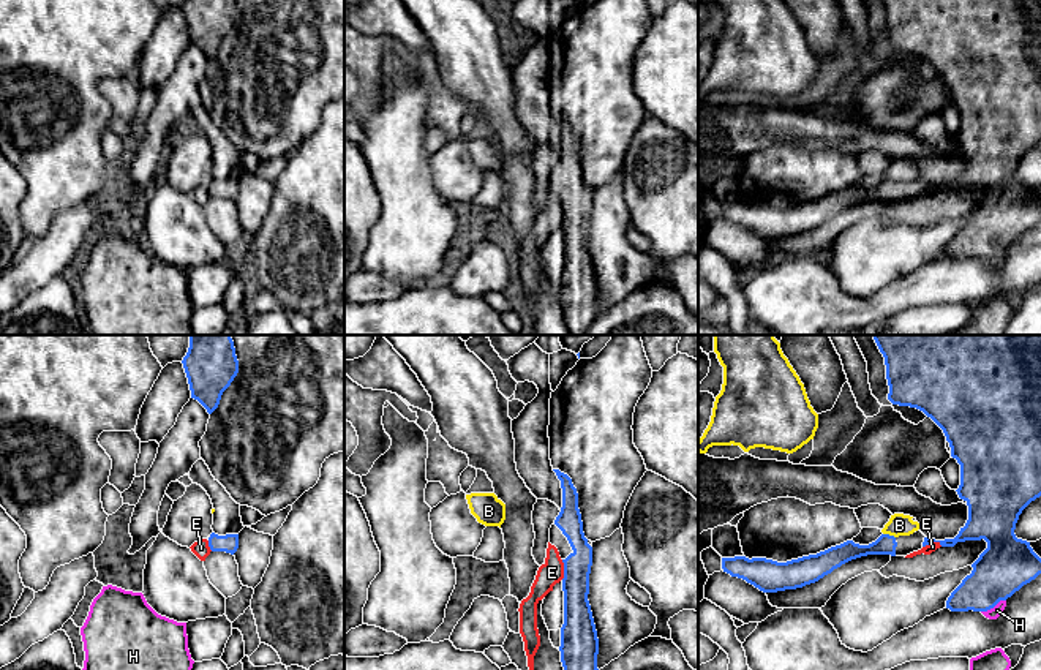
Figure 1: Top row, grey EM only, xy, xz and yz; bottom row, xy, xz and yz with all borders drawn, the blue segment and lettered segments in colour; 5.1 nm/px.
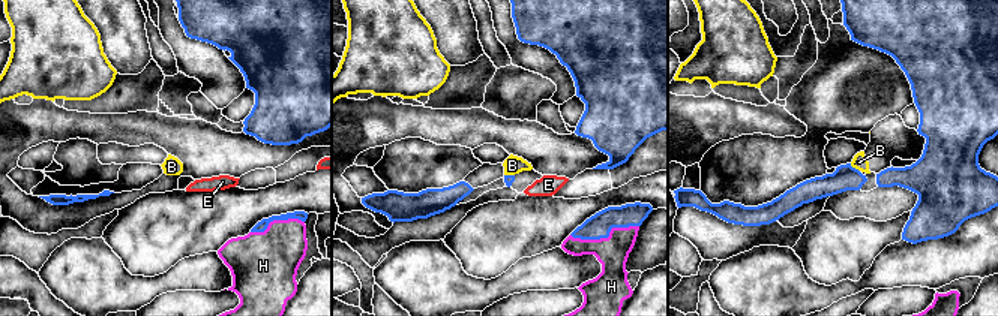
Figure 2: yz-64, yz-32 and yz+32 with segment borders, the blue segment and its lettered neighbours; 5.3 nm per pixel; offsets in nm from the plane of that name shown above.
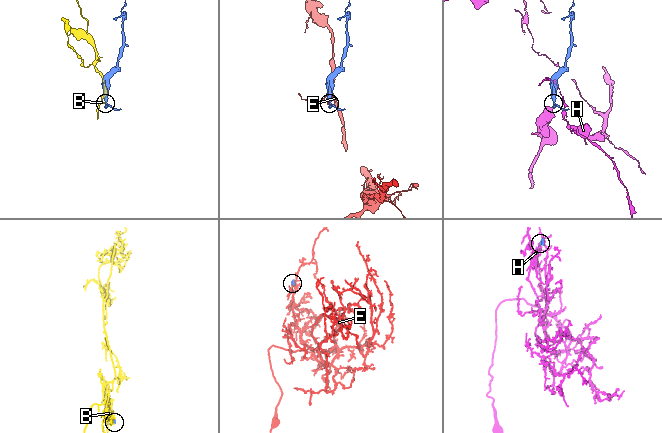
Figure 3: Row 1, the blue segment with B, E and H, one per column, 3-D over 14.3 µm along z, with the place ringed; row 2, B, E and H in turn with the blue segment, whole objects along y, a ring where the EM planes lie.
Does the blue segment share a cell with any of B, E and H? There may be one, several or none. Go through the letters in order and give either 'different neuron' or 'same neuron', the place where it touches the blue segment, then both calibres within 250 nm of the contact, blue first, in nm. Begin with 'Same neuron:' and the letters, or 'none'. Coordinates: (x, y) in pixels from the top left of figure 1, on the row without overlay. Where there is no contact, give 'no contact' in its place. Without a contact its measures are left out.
Same neuron: H
B: different neuron | yz (888, 180) | 100/110 nm
E: different neuron | yz (932, 188) | 130/50 nm
H: same neuron | yz (992, 253) | 280/60 nm

